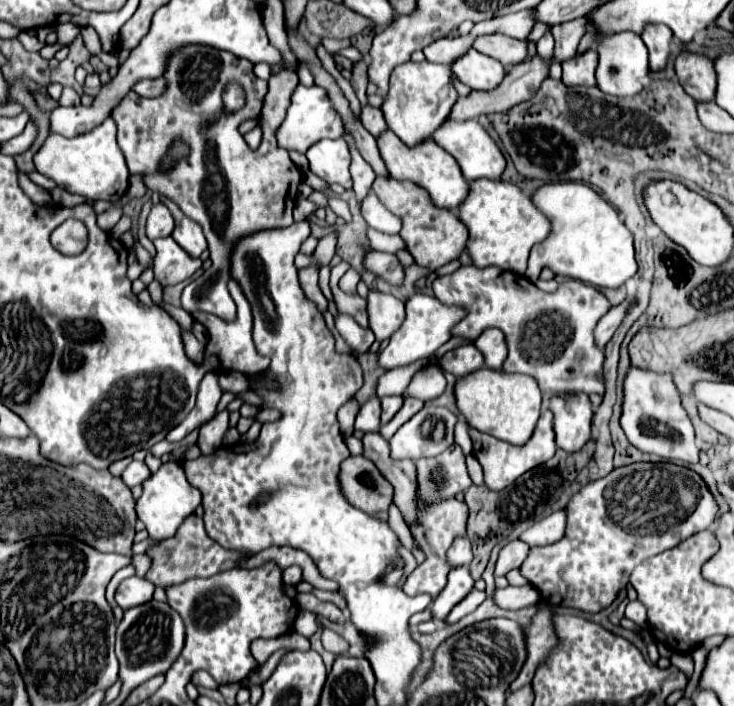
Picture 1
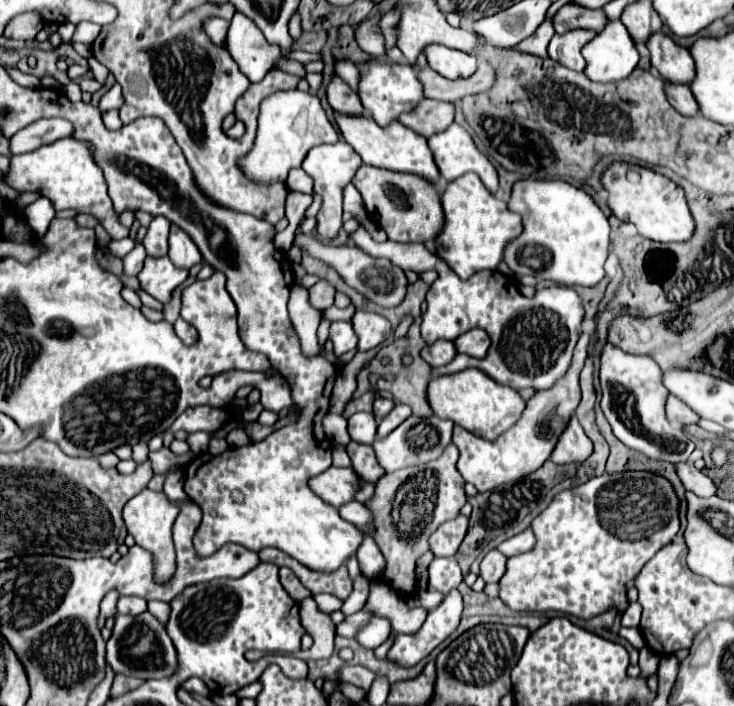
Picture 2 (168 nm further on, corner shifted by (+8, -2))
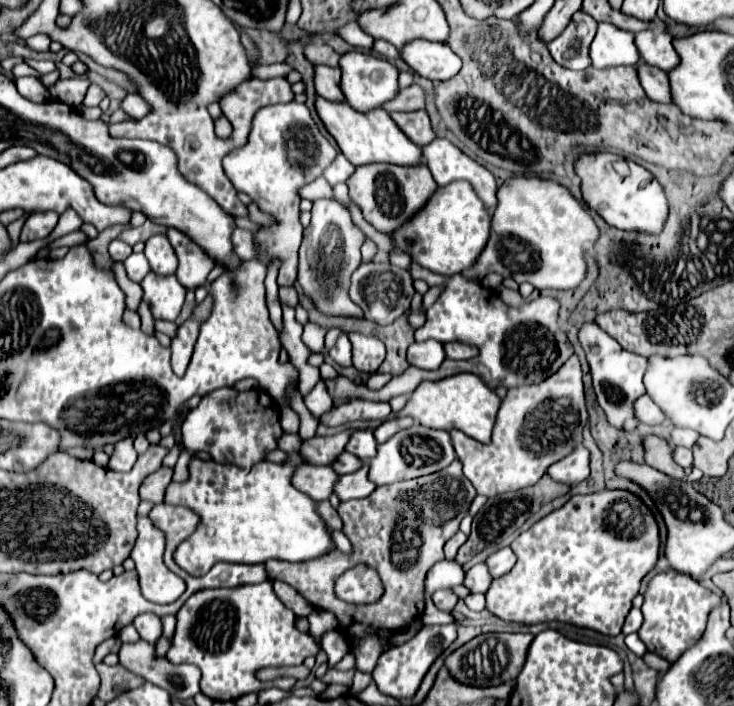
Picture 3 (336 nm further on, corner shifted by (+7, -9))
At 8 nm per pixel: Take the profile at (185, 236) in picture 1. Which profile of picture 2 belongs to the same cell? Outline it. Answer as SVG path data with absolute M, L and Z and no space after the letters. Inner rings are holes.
M171 225L171 235L169 235L169 259L183 269L191 269L193 265L201 263L203 257L197 249L197 245L193 243L193 239L179 229L177 225Z

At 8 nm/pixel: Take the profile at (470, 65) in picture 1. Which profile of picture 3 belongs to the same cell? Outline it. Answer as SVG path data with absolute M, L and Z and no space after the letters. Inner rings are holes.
M412 40L410 44L406 44L406 48L402 48L400 54L416 74L432 82L450 80L462 68L462 60L452 52L448 44Z

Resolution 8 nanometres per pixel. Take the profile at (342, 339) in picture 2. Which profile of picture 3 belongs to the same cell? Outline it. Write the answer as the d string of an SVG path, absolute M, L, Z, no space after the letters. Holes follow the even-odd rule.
M340 334L336 344L328 350L328 356L340 366L352 366L352 346L346 334Z

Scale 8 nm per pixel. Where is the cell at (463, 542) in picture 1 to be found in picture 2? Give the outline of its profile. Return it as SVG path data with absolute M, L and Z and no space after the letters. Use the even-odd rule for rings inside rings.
M435 557L429 565L429 589L449 593L463 581L463 573L453 557Z

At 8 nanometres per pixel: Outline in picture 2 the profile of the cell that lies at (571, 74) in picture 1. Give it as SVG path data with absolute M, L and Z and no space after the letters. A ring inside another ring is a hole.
M573 29L563 35L555 35L549 43L549 57L559 61L563 67L573 71L585 69L585 59L581 55L581 47L593 37L591 29Z

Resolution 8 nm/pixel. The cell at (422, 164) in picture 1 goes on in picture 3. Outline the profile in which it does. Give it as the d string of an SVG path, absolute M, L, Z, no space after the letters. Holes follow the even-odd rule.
M318 96L316 110L318 110L318 116L322 118L324 126L328 128L328 132L338 142L344 156L354 166L376 164L376 162L396 164L396 166L418 166L424 162L422 148L416 146L412 140L408 140L406 134L402 134L400 128L394 124L390 114L382 108L378 108L378 112L370 112L370 116L366 116L362 112L354 112L354 108L350 108L350 104L346 104L346 102L328 102Z

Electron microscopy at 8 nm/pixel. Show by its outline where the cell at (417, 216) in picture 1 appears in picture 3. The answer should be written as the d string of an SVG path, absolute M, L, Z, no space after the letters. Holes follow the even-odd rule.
M366 164L358 166L346 184L350 188L350 198L356 206L360 206L364 218L382 234L392 234L408 220L412 220L414 214L418 214L428 204L438 188L426 164L420 164L418 168L398 168L394 164Z

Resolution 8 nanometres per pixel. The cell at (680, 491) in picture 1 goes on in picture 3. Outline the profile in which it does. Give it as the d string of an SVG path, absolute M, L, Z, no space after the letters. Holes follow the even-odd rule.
M604 488L594 494L572 496L562 508L522 532L510 546L518 562L508 574L492 582L486 592L486 610L506 622L538 624L558 620L616 636L622 632L624 618L632 608L632 598L638 594L642 578L656 566L662 544L654 512L636 494Z

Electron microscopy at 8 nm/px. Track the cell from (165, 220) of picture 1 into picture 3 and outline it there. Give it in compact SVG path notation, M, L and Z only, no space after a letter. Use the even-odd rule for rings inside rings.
M156 234L156 236L148 238L144 254L150 262L152 272L158 272L160 276L168 276L168 274L176 272L176 266L178 266L176 254L174 254L166 234Z

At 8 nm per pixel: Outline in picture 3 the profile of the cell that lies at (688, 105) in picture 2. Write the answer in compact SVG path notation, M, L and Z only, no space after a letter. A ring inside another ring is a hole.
M648 64L638 66L638 74L642 80L642 88L646 92L646 96L650 96L650 100L660 102L660 104L670 104L672 100L672 90L670 90L670 80L668 74L658 70L658 68L650 68Z

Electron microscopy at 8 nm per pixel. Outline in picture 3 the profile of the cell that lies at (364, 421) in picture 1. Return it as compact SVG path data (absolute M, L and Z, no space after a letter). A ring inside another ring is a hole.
M354 430L346 444L346 450L358 456L360 460L368 460L376 456L376 440L374 440L372 430Z

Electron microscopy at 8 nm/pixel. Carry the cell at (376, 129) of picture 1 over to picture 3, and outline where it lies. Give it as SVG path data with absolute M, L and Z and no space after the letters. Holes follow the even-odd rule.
M316 66L316 92L330 102L342 102L344 94L340 90L340 70L330 66Z

